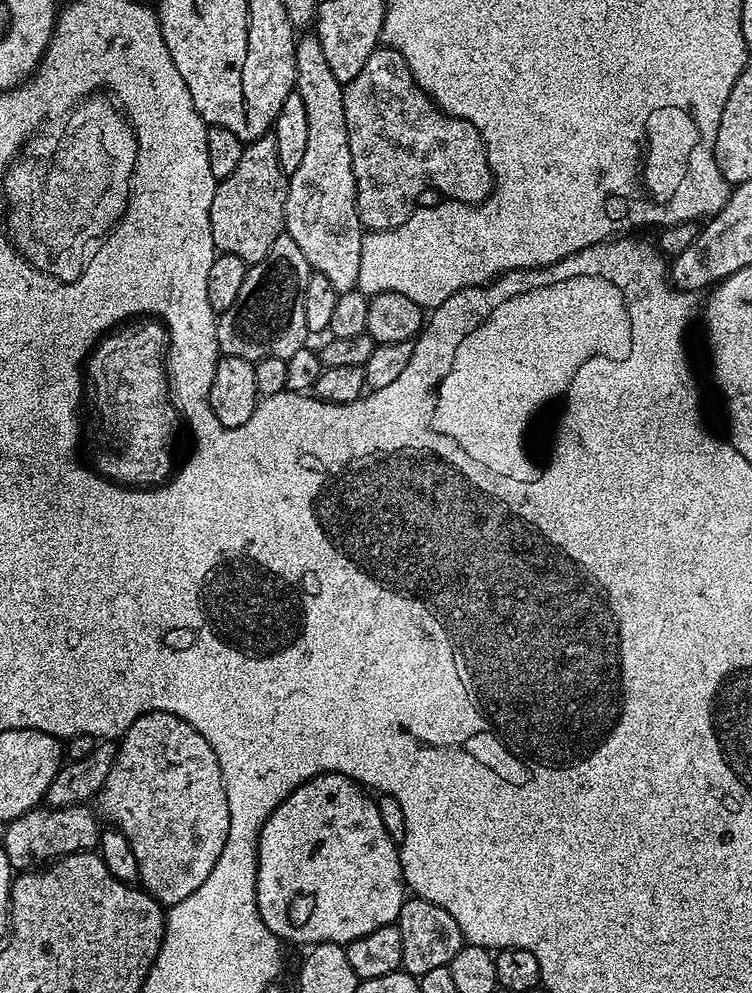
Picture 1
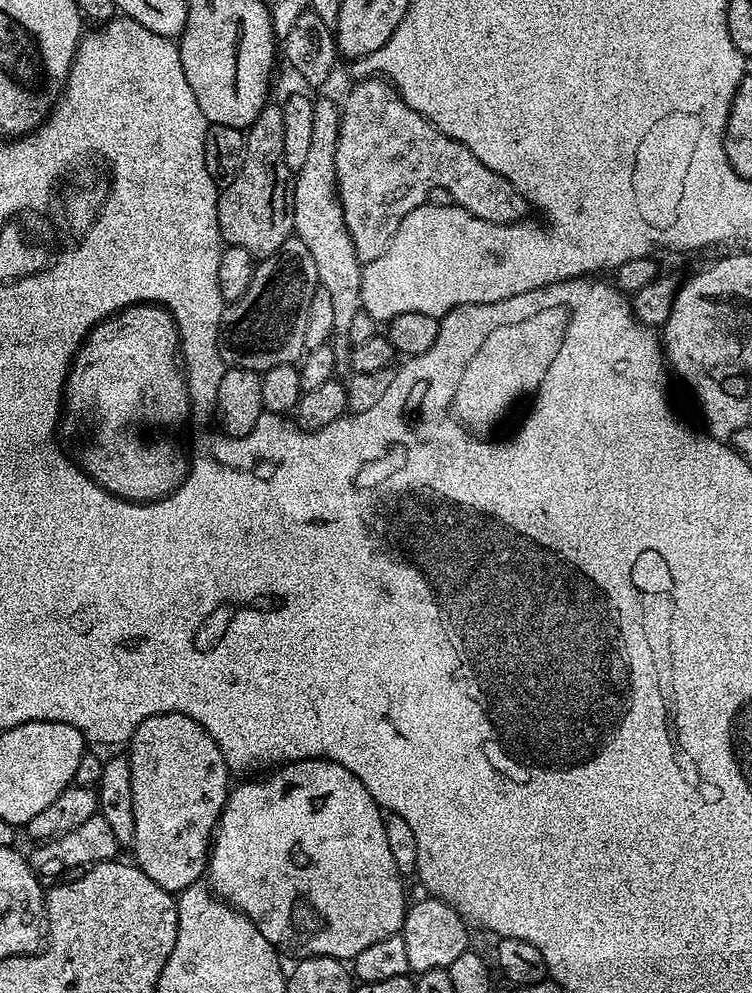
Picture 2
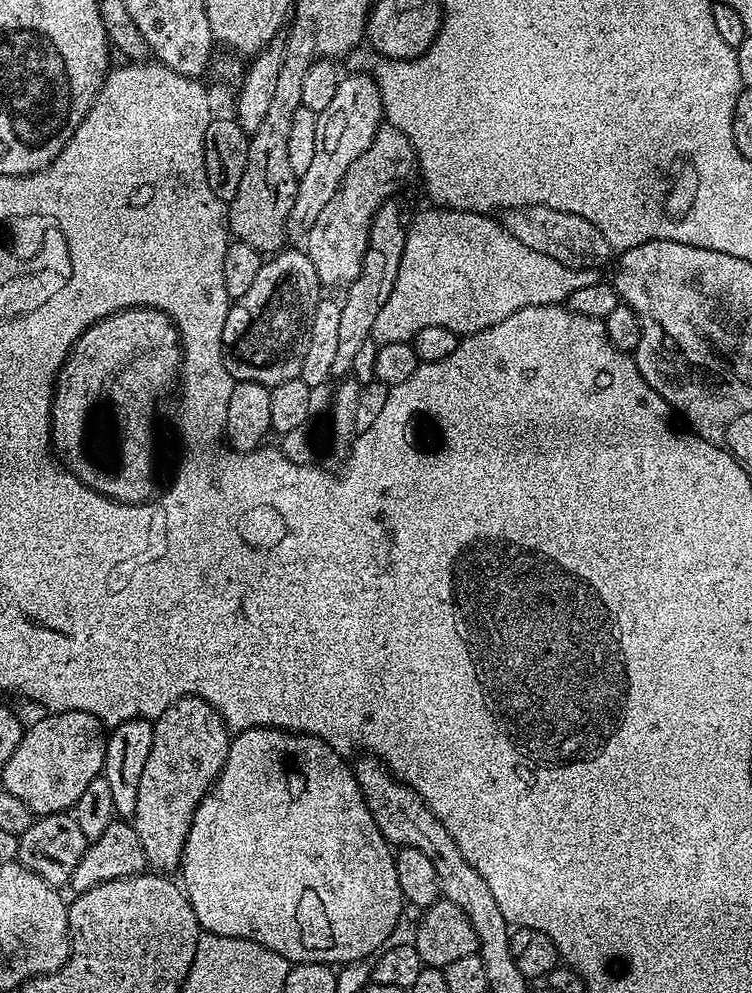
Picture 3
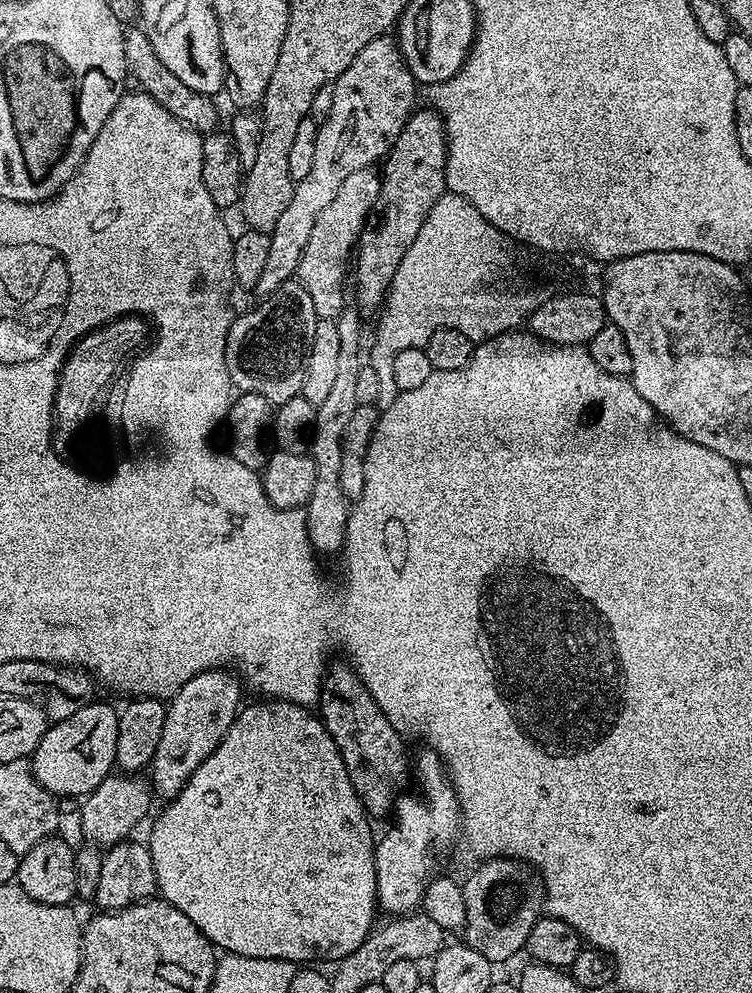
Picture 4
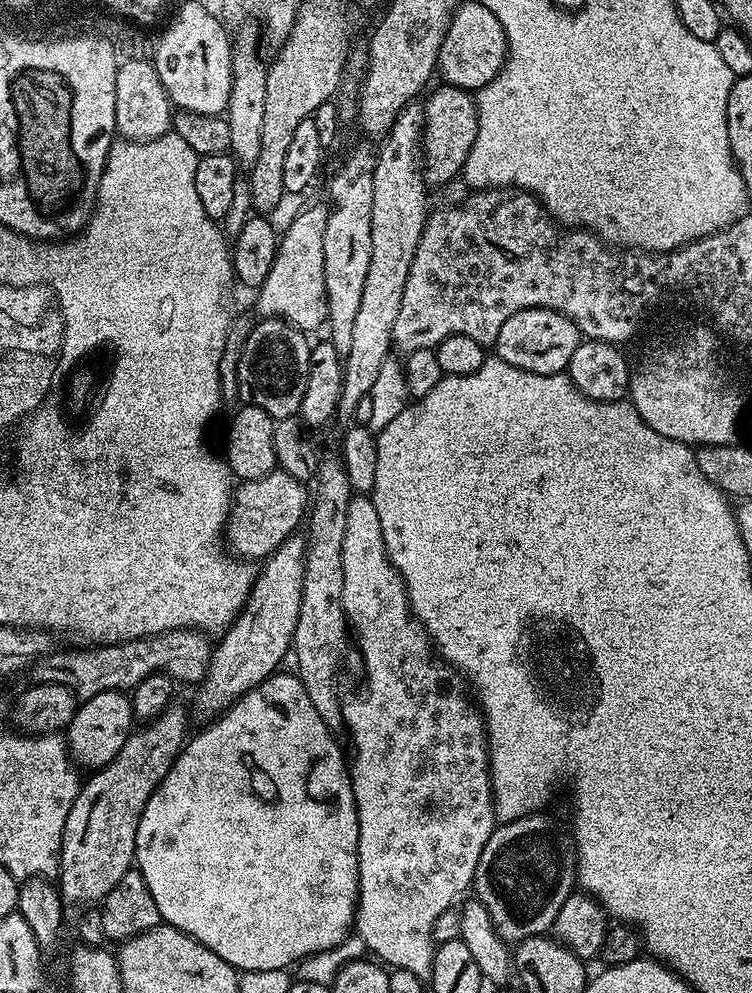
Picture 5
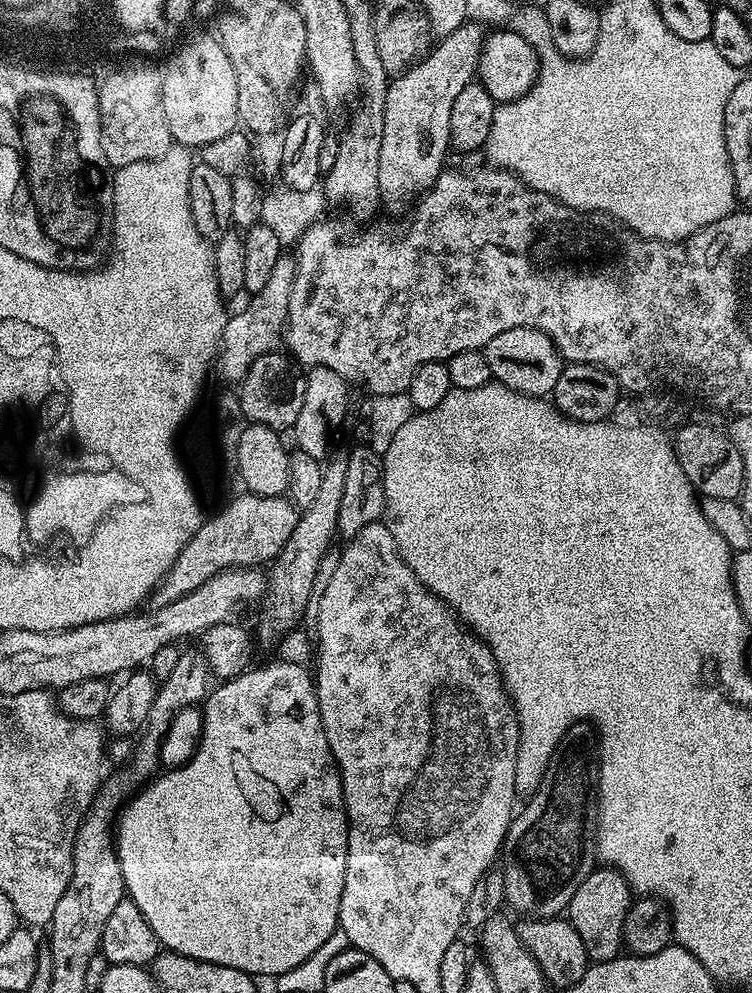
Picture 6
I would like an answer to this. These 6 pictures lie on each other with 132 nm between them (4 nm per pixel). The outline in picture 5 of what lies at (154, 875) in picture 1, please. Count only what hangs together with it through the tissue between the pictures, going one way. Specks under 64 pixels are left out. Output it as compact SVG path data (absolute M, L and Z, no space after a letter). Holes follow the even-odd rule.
M293 534L278 546L278 550L271 557L263 561L257 571L256 580L252 583L252 590L247 604L244 605L239 616L228 625L226 631L219 637L218 643L212 651L212 660L208 664L208 671L199 685L200 693L196 696L196 708L207 718L215 718L224 709L229 708L236 700L246 695L250 689L257 688L263 680L277 671L276 668L289 655L294 630L298 626L298 616L302 610L302 596L304 594L304 554L306 540L303 535Z

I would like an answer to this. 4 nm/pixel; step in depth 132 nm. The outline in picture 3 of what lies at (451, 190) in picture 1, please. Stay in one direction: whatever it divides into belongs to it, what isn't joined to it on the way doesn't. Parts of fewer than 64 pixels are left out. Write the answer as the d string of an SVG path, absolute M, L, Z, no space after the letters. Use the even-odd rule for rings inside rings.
M381 126L376 132L374 142L346 170L334 198L326 202L322 214L318 214L318 222L308 231L306 251L310 262L314 262L314 270L318 274L321 285L341 284L347 286L358 278L358 270L362 270L362 258L368 249L368 235L372 219L387 200L393 199L396 191L418 172L416 152L402 129ZM526 206L510 208L503 213L502 228L509 236L513 236L524 248L536 250L539 254L562 262L567 268L591 268L601 270L613 259L614 251L599 223L592 223L578 214L563 213L560 210L548 209L546 206Z

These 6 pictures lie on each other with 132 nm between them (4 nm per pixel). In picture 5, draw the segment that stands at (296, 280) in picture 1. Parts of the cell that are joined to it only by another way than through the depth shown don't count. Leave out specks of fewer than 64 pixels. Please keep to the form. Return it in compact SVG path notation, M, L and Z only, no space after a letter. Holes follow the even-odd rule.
M279 318L261 319L246 338L245 350L238 364L240 390L247 403L266 410L273 421L295 417L302 406L302 394L306 394L311 353L309 337L300 329Z

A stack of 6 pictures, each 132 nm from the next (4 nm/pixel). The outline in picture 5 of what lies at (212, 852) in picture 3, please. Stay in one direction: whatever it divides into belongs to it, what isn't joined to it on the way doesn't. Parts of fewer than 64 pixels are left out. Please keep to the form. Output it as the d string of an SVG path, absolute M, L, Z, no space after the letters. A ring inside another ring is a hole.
M273 674L267 680L263 680L257 688L252 688L249 692L236 700L229 708L224 709L219 716L211 721L209 728L204 728L196 737L189 739L179 752L176 760L172 764L172 768L162 778L160 785L150 794L149 801L146 802L145 809L142 810L142 818L138 822L138 830L136 831L136 859L135 867L142 874L142 878L146 882L146 886L150 890L150 894L154 898L154 906L158 906L158 914L161 921L169 924L171 928L185 932L190 938L194 938L202 946L206 946L210 950L214 950L214 954L218 954L218 958L222 958L230 967L245 972L265 972L266 970L285 970L299 965L301 960L307 956L318 954L322 950L330 950L334 946L338 946L350 935L354 928L356 919L356 900L360 896L360 875L358 874L358 810L354 802L354 790L352 789L352 777L350 775L350 764L346 759L346 752L340 749L340 744L335 740L333 729L326 726L326 722L322 722L322 718L318 718L318 710L314 710L314 702L310 702L310 694L306 694L306 686L302 686L299 676L289 674L289 676L280 676L281 674Z

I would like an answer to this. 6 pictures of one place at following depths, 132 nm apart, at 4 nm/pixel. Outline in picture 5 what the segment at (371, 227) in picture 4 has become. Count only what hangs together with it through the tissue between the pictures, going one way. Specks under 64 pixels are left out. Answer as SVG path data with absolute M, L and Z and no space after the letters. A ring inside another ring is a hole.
M441 83L440 88L433 87L427 93L428 101L423 101L424 114L424 179L429 185L445 186L463 173L464 163L470 155L471 146L478 135L478 110L476 96L469 89L455 88L452 84Z

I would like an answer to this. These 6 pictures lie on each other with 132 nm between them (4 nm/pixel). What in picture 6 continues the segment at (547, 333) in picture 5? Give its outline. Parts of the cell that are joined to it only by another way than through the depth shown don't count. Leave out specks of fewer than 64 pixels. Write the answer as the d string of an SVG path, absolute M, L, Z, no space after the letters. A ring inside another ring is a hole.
M533 328L502 330L502 334L494 334L494 338L490 338L482 351L486 362L490 362L493 381L515 392L521 392L524 396L547 397L566 367L552 339L546 333Z

